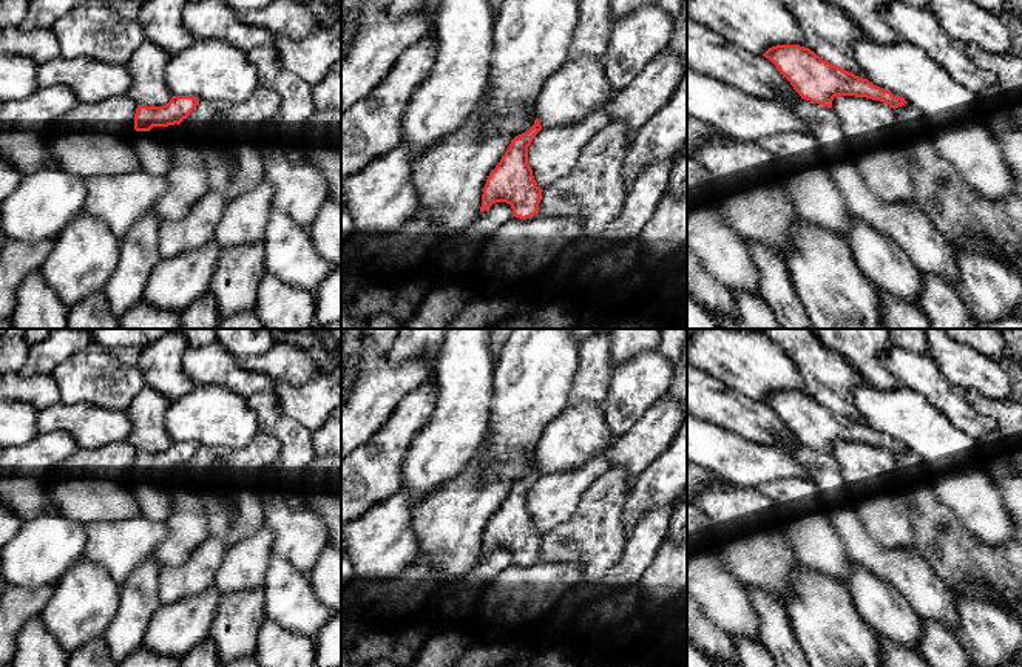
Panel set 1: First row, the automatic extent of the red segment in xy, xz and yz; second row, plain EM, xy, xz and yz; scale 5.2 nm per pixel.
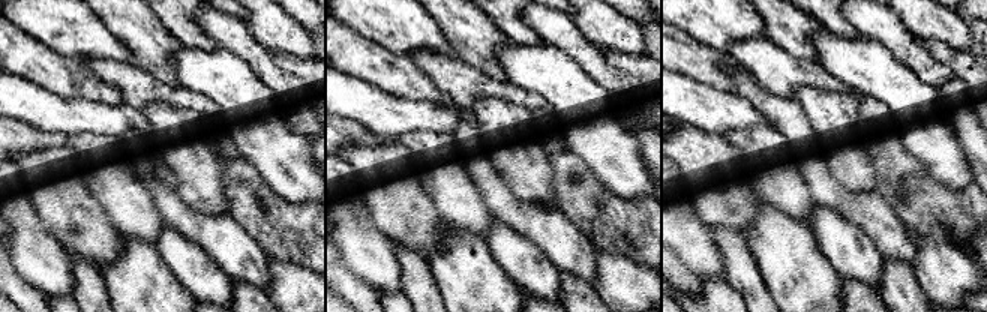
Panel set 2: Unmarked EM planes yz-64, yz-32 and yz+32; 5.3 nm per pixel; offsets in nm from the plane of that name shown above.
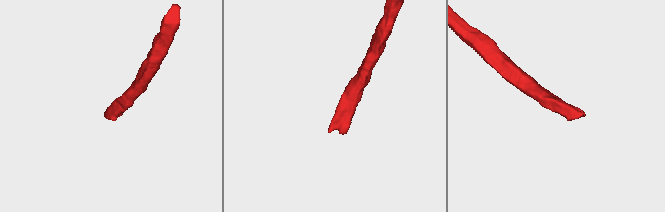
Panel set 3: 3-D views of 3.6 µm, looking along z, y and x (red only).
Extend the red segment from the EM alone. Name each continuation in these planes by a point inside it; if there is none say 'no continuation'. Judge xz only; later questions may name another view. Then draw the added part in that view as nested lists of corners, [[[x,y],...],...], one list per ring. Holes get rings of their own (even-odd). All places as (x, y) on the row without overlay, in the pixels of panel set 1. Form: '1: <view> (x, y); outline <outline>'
no continuation

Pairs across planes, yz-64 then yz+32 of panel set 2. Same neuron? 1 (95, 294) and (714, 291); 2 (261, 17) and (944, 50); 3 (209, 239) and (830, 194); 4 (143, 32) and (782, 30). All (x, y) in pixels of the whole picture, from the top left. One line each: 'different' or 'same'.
1: different
2: different
3: same
4: same

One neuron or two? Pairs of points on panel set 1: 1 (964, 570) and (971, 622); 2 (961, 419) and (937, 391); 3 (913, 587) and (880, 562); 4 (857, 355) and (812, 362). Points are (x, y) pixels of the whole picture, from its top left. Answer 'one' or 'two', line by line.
1: two
2: one
3: one
4: two

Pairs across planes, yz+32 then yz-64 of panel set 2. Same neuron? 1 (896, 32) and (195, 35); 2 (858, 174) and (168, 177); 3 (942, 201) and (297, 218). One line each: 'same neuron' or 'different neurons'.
1: different neurons
2: different neurons
3: same neuron

